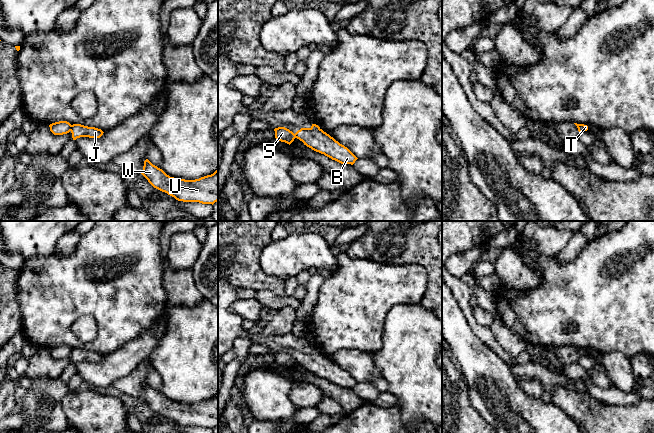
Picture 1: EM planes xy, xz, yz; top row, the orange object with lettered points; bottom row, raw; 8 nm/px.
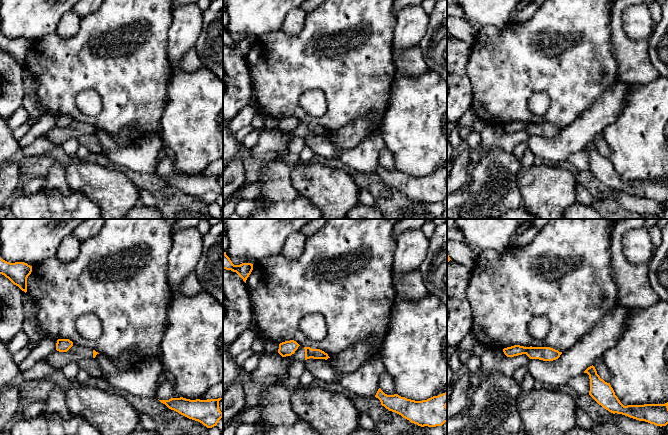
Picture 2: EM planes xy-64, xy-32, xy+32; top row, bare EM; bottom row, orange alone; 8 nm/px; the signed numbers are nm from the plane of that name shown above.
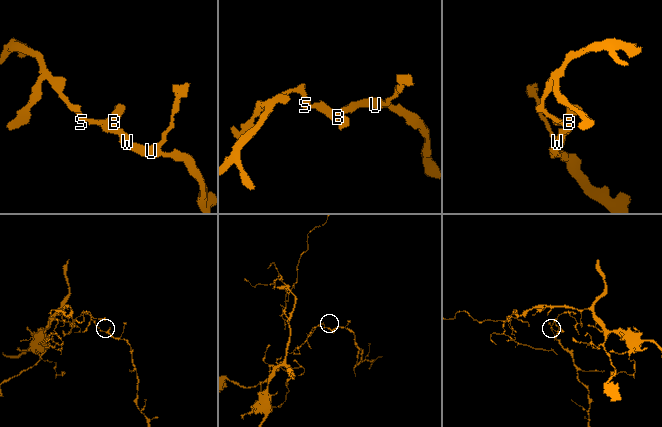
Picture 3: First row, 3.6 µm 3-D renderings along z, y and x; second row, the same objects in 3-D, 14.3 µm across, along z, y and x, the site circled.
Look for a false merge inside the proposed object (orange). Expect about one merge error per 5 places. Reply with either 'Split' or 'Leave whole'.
Split

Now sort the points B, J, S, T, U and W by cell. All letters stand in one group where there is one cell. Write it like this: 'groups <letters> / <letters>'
groups B J U W / S T

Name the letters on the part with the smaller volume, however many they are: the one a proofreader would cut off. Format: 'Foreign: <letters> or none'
Foreign: B, J, U, W

